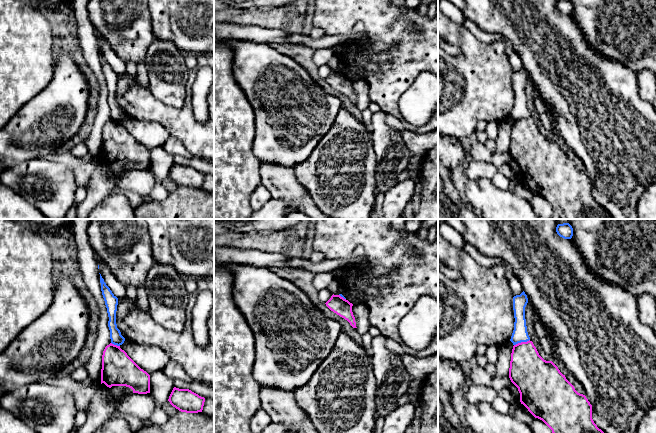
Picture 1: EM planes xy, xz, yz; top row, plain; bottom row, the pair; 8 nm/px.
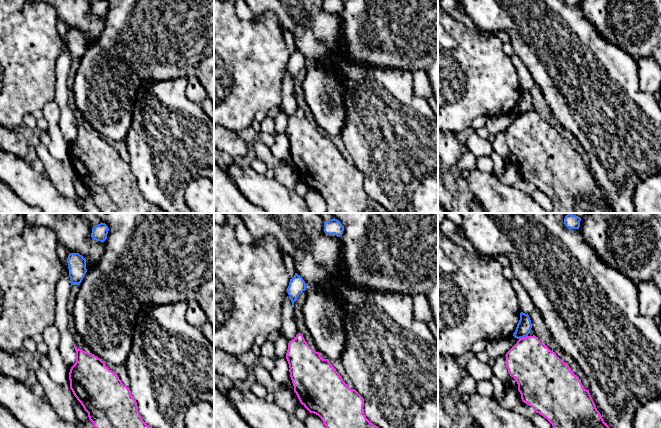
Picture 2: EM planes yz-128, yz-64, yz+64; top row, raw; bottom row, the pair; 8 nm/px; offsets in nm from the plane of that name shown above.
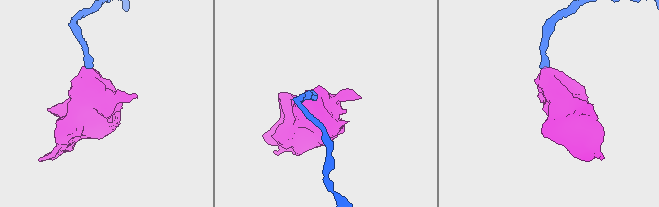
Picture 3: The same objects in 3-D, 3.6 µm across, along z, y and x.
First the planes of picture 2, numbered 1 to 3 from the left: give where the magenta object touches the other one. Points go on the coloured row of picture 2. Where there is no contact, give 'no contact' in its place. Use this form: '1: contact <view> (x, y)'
1: no contact
2: no contact
3: contact yz+64 (523, 337)

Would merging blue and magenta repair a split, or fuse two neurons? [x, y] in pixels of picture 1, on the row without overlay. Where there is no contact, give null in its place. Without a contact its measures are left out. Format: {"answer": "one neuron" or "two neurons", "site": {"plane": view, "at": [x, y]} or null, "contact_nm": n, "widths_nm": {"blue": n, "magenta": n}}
{"answer": "two neurons", "site": {"plane": "yz", "at": [521, 117]}, "contact_nm": 140, "widths_nm": {"blue": 120, "magenta": 320}}

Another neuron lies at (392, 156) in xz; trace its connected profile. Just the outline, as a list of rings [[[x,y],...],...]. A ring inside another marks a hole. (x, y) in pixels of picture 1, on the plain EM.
[[[383,111],[374,113],[369,125],[377,162],[376,195],[385,195],[397,183],[398,175],[407,169],[412,157],[402,135],[387,124],[386,117],[387,114]]]

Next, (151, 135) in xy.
[[[125,116],[120,124],[149,151],[162,147],[170,134],[157,122],[141,121]]]

